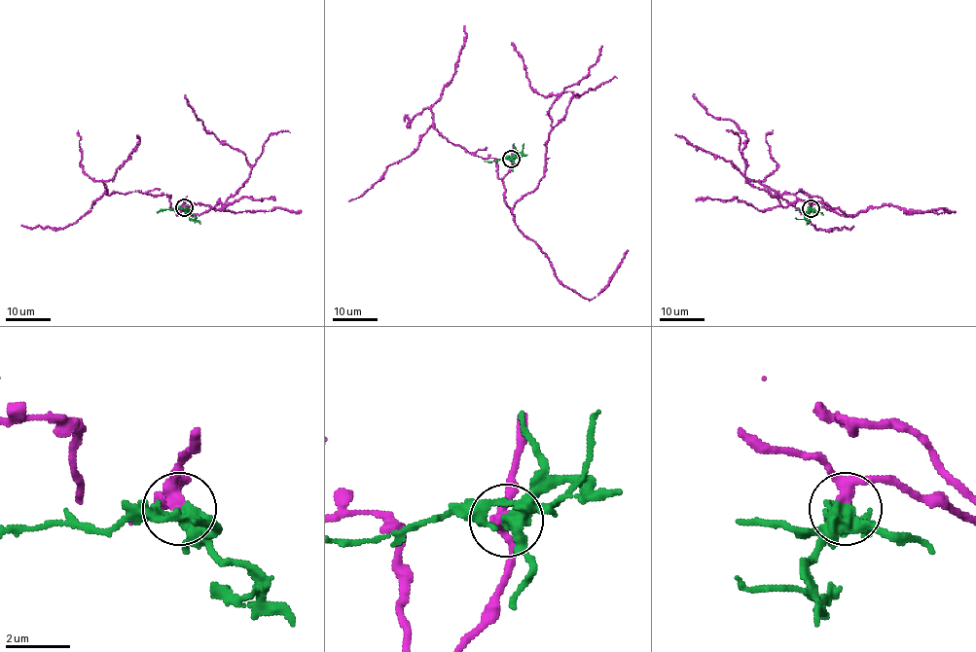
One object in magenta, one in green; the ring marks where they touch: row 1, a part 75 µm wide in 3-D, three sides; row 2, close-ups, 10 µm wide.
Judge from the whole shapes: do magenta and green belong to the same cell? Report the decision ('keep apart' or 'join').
keep apart

